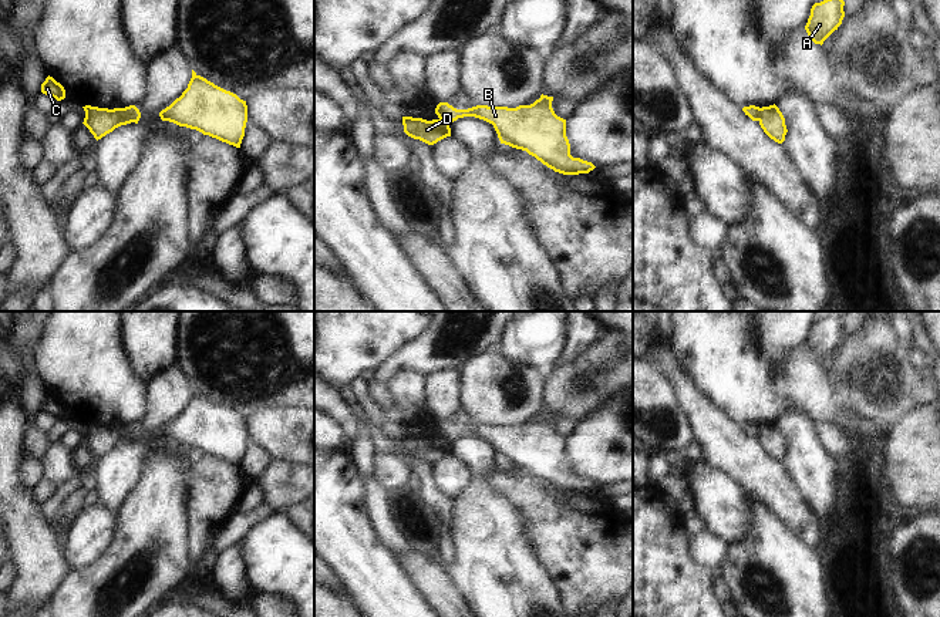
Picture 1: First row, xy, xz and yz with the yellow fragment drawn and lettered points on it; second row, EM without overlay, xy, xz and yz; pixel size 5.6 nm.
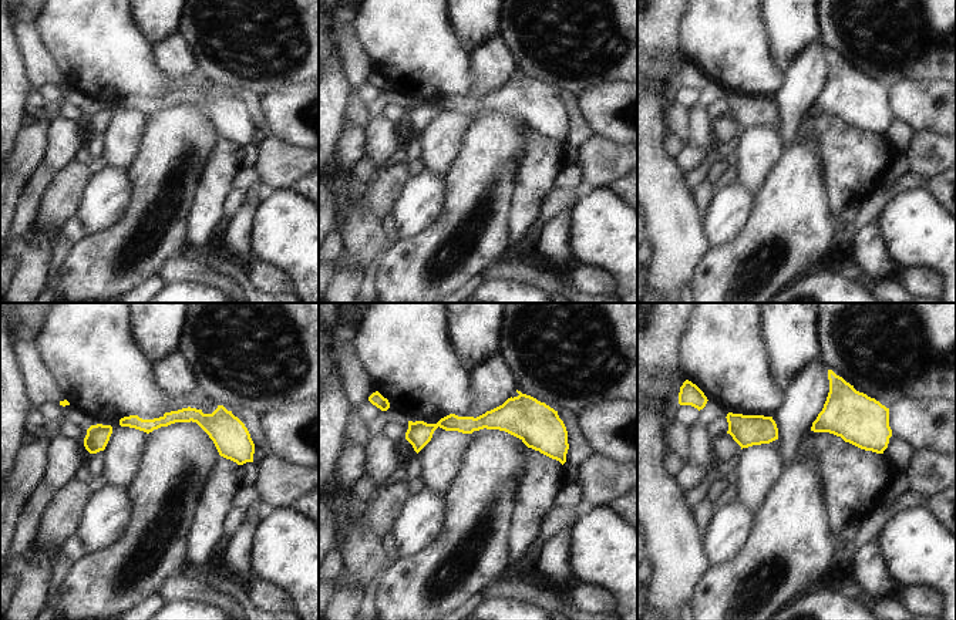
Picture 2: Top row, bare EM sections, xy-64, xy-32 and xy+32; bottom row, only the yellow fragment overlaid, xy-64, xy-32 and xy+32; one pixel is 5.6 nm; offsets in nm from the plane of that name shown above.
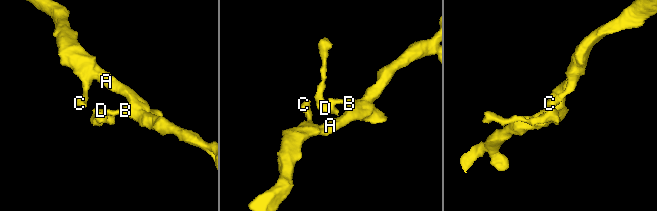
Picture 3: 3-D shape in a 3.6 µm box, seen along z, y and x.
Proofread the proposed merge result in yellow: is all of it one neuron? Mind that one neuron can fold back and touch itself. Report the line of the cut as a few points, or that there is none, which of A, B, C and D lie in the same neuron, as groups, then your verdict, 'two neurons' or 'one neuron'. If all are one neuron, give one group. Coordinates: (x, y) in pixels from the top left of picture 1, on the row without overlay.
xy (123, 427), (134, 440) | A B C / D | two neurons

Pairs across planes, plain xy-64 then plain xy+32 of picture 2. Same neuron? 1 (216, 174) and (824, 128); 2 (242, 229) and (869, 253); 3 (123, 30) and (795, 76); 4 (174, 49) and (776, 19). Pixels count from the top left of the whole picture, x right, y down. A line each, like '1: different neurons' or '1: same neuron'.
1: same neuron
2: same neuron
3: different neurons
4: different neurons

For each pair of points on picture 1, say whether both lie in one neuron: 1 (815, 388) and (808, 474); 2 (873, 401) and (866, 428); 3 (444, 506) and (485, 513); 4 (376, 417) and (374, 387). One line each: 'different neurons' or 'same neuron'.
1: different neurons
2: different neurons
3: different neurons
4: different neurons

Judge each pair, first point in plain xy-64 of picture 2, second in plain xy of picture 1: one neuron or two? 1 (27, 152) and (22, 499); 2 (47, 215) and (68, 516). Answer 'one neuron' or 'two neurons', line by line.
1: two neurons
2: one neuron

